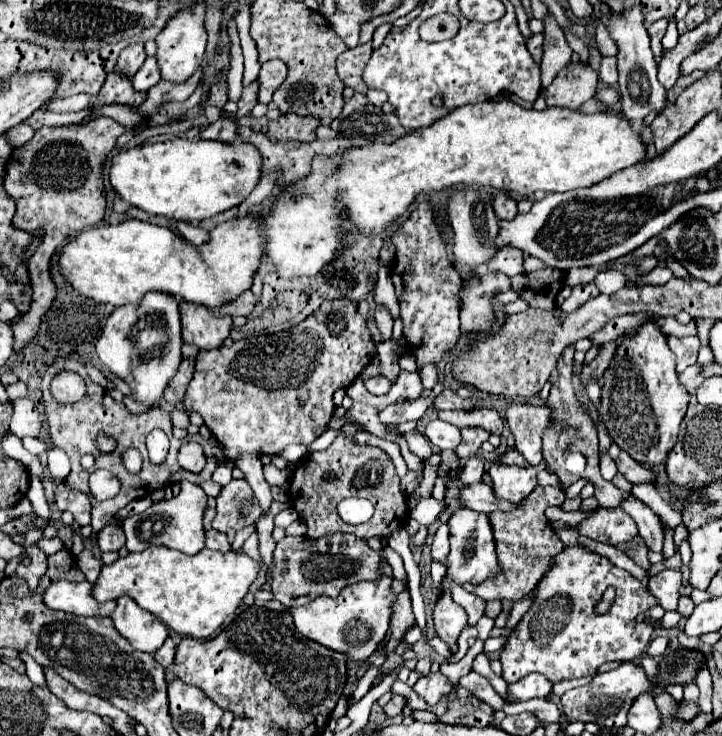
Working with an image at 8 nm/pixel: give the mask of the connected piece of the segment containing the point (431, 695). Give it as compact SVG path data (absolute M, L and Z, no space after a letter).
M439 671L439 673L429 673L425 677L421 677L415 687L413 687L429 705L435 705L443 695L447 695L449 691L453 691L451 681Z

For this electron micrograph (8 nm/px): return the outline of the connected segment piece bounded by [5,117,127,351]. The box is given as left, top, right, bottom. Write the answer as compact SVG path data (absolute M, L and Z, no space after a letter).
M93 119L87 125L67 125L67 127L43 127L35 133L35 137L25 143L23 147L15 149L7 161L7 175L5 175L5 189L15 199L17 211L13 217L13 225L17 229L39 229L43 227L47 233L41 239L41 247L35 249L35 253L29 257L29 273L31 273L31 287L33 287L33 299L31 309L13 325L15 333L15 351L21 351L39 331L41 317L51 307L51 301L55 297L55 283L49 275L49 259L55 249L63 247L69 235L75 235L83 231L85 227L95 227L101 223L105 213L105 189L103 189L103 169L105 161L113 151L113 145L121 133L127 129L119 125L113 119Z

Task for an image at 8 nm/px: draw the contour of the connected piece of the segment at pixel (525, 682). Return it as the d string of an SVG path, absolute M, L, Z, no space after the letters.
M529 673L517 683L509 685L509 699L527 701L533 697L547 697L553 689L553 683L541 673Z

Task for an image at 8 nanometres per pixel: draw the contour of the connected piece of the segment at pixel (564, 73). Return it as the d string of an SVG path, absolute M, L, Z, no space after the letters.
M567 63L555 77L555 81L545 89L545 101L549 107L569 107L577 109L581 103L589 101L597 91L599 75L591 65Z

